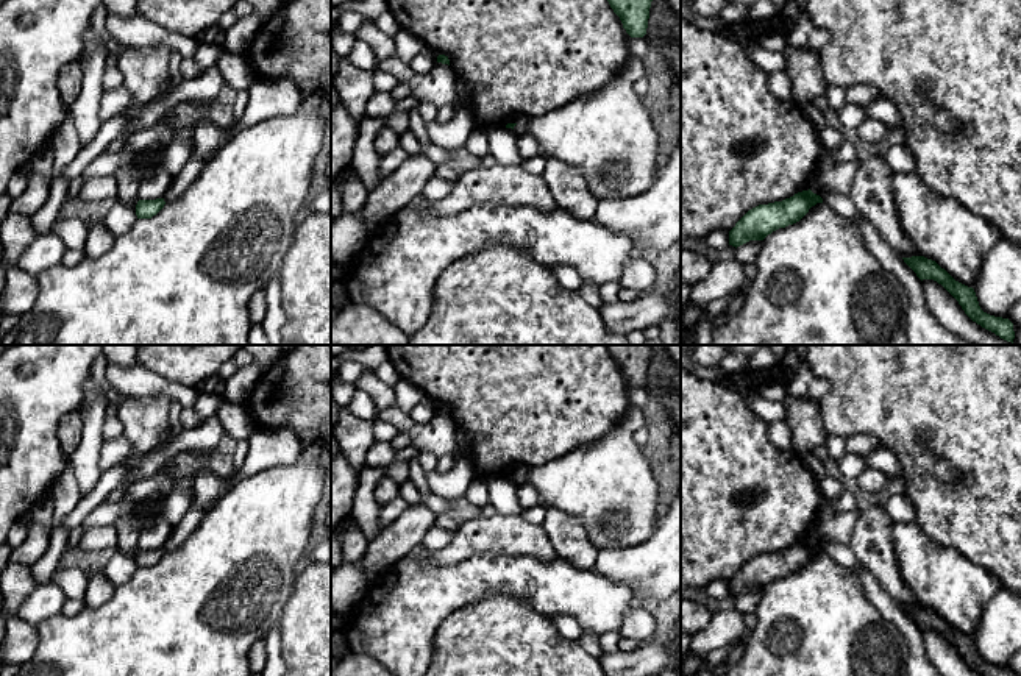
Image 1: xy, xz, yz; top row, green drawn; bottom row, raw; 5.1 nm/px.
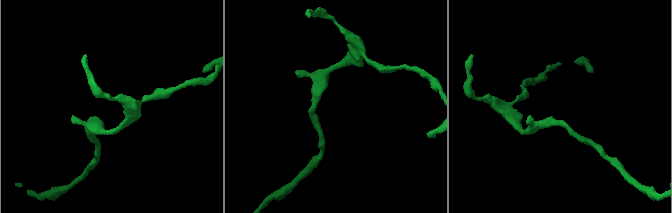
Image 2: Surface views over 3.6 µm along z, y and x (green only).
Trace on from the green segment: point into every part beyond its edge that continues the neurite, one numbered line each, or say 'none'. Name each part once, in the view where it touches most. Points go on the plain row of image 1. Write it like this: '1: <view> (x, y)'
none

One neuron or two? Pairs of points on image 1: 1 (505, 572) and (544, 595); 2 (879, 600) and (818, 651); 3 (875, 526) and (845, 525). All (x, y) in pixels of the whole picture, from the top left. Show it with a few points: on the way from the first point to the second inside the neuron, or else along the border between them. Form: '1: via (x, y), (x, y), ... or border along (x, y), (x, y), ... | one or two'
1: via (517, 572), (530, 572), (540, 583) | one
2: border along (857, 579), (868, 601), (898, 629) | two
3: border along (859, 511), (848, 542) | two

